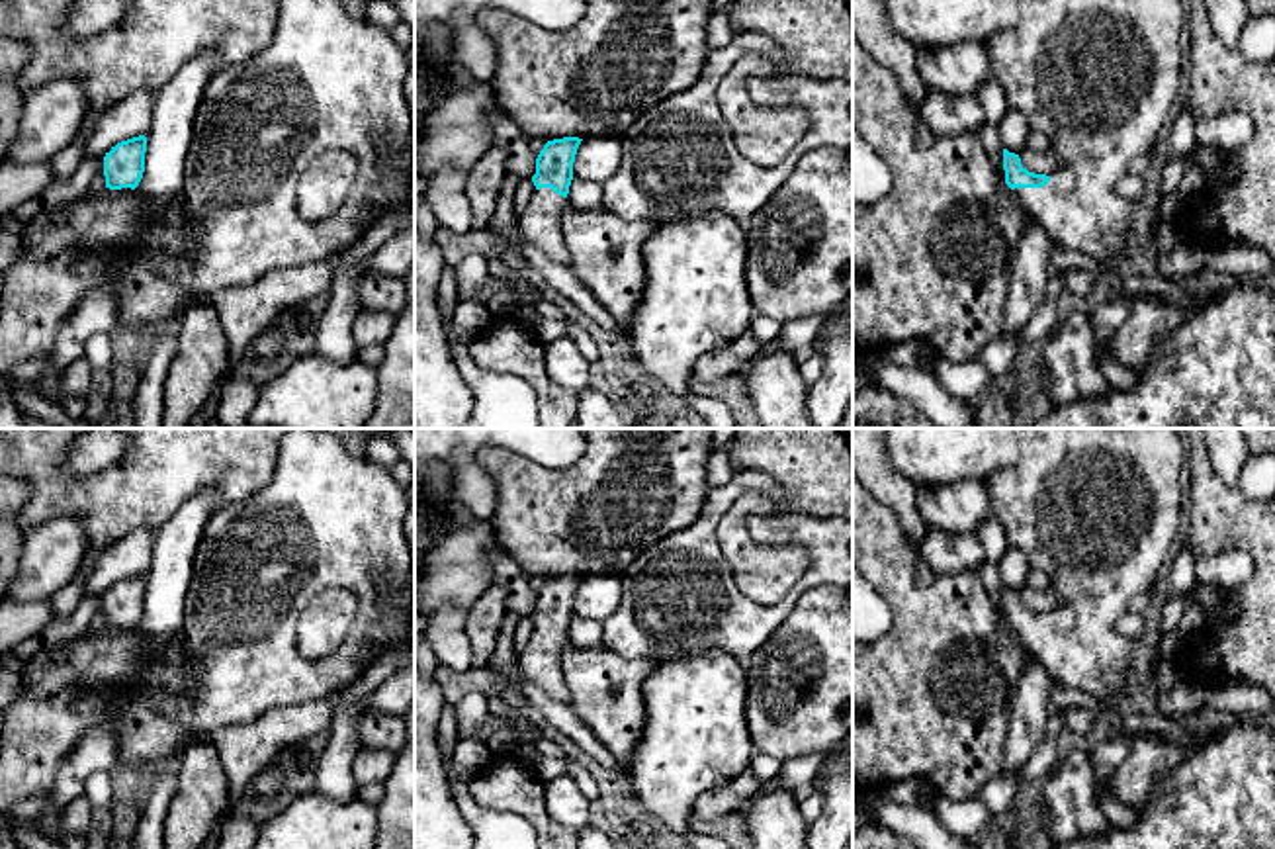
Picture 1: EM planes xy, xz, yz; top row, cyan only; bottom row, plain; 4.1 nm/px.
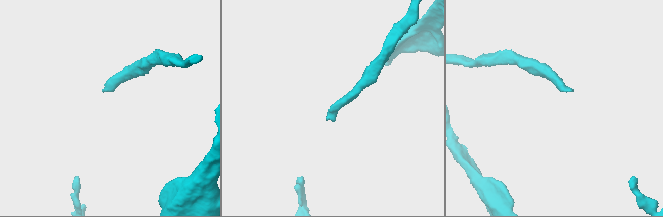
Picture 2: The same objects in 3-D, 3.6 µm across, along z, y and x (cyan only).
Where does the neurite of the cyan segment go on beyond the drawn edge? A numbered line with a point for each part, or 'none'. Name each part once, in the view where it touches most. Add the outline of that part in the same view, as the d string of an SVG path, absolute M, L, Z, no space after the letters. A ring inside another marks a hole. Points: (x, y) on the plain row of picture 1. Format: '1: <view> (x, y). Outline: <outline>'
1: yz (1096, 509). Outline: M1013 428L1019 462L980 481L991 501L1007 544L1021 550L1031 567L1042 571L1062 604L1042 626L1013 632L1048 671L1052 685L1089 694L1105 712L1138 694L1134 677L1140 659L1132 640L1115 630L1128 601L1150 587L1179 528L1179 469L1183 444L1175 428Z

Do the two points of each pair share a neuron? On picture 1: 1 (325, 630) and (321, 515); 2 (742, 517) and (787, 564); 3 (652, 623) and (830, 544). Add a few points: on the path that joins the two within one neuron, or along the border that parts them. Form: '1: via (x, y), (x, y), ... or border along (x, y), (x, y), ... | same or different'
1: border along (356, 595), (327, 587), (306, 607), (296, 630) | different
2: via (742, 535), (742, 542), (763, 564), (769, 564) | same
3: via (701, 619), (765, 619), (775, 615), (794, 593) | same

